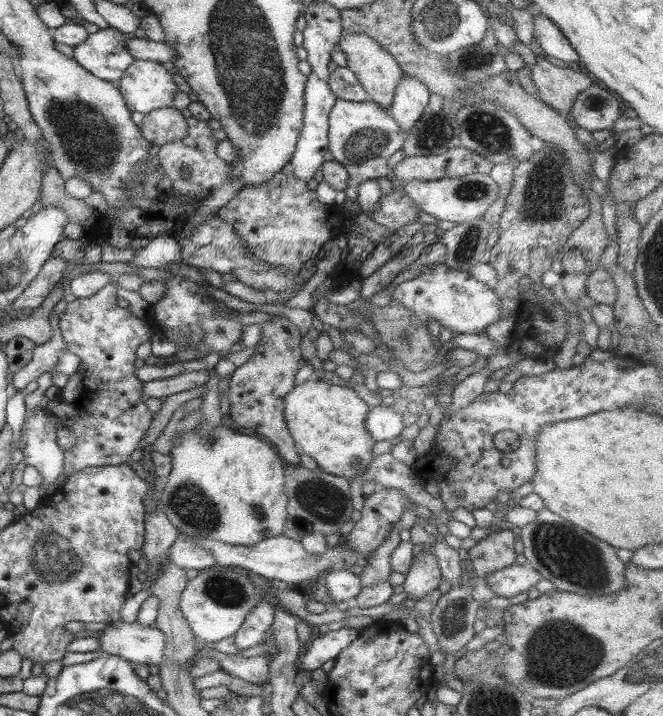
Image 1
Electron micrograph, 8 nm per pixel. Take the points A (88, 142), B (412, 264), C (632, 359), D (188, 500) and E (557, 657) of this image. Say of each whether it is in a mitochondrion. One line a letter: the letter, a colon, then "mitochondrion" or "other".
A: mitochondrion
B: other
C: other
D: mitochondrion
E: mitochondrion

